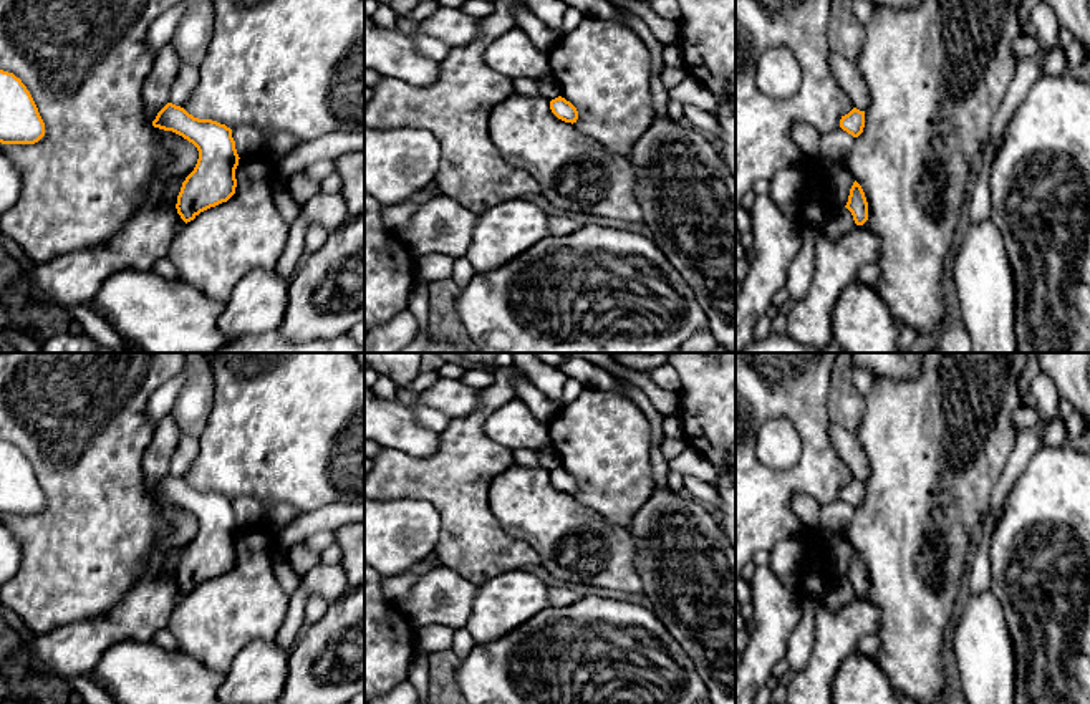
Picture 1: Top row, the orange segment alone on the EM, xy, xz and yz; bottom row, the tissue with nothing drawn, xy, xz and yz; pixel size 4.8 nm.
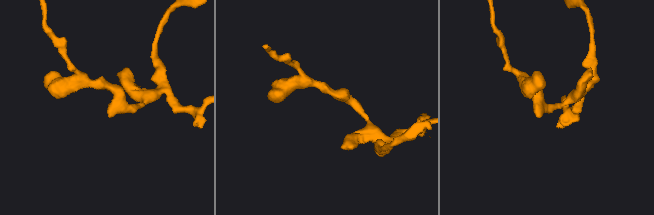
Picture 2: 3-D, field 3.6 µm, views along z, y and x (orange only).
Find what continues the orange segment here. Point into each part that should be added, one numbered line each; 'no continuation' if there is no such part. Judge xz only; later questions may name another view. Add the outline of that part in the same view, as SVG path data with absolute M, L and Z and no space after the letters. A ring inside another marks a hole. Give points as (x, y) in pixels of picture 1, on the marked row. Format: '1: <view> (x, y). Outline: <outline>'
no continuation

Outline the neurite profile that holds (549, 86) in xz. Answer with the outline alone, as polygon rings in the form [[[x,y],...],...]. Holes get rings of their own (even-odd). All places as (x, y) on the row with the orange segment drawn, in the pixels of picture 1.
[[[550,73],[537,78],[537,81],[538,81],[540,94],[543,98],[547,98],[548,101],[552,101],[552,99],[560,96],[558,81]]]

